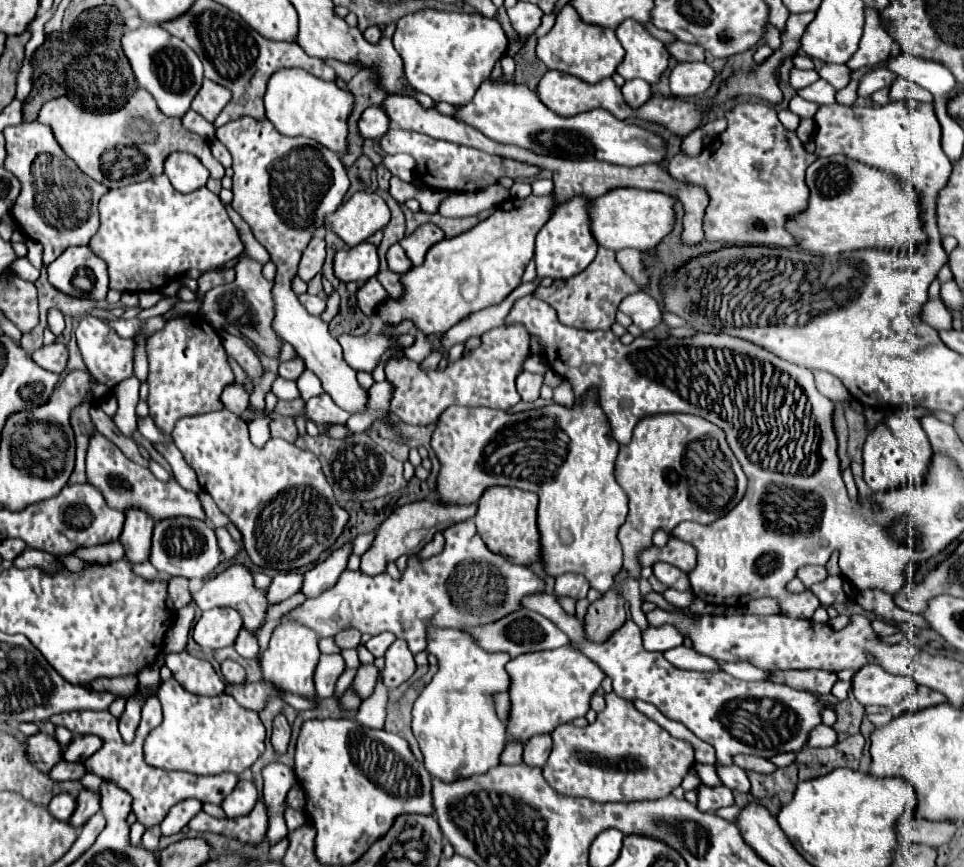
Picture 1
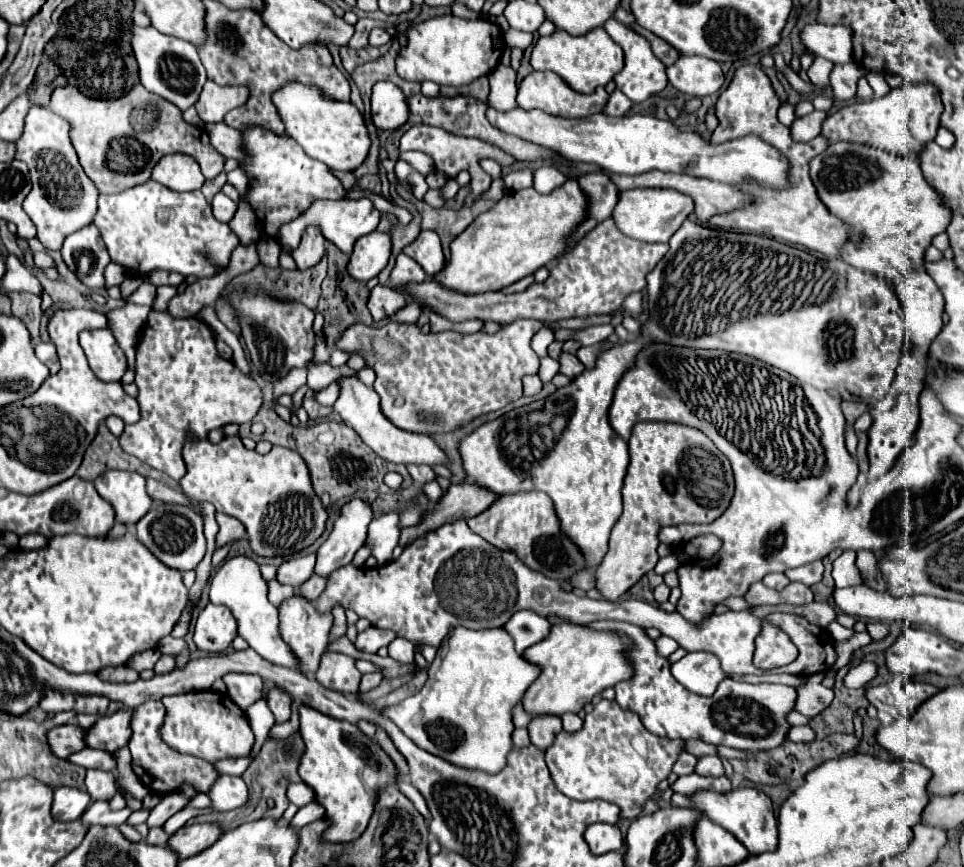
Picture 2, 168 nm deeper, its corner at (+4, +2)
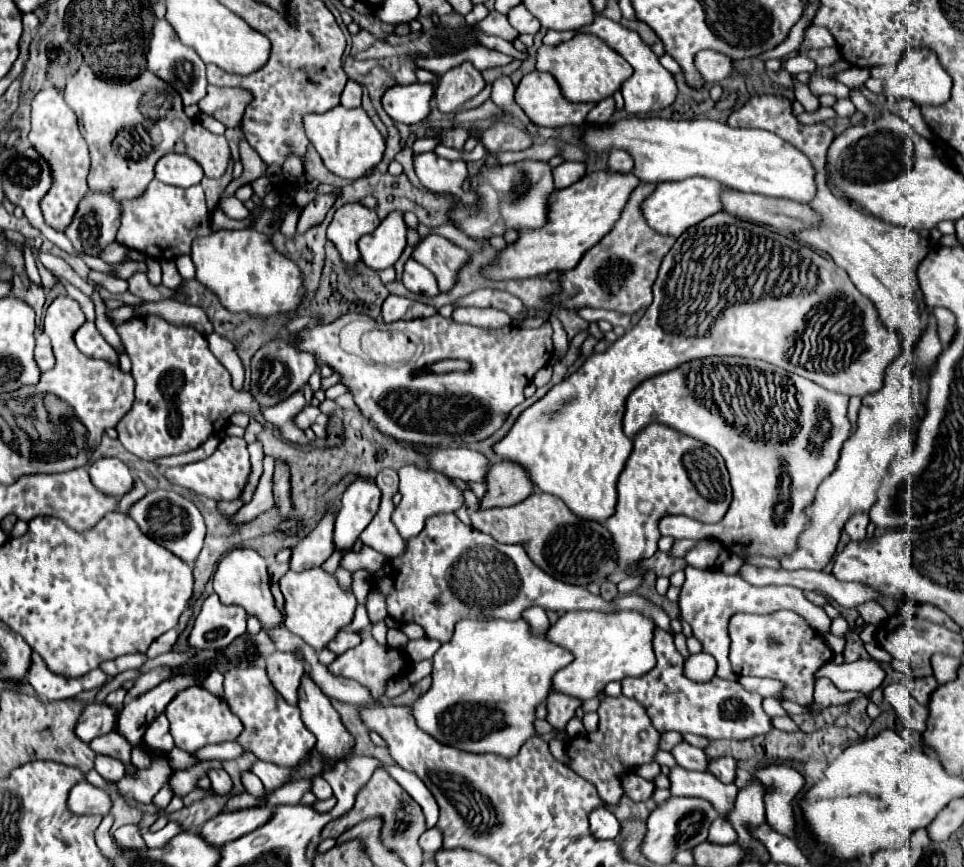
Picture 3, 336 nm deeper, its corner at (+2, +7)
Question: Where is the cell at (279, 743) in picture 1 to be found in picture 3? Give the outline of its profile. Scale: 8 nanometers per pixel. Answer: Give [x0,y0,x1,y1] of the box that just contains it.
[267,652,303,706]

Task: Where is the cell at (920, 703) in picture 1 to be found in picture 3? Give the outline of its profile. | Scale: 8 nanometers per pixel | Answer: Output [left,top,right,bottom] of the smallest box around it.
[911,676,937,704]

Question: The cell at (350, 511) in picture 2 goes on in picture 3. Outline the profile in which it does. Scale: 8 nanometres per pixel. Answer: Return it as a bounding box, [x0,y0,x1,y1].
[333,478,381,552]

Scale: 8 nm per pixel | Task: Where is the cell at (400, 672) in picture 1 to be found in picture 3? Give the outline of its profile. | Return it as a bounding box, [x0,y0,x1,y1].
[403,638,441,662]

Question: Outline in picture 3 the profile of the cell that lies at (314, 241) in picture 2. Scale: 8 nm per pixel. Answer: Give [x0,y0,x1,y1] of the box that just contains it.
[297,194,335,234]

